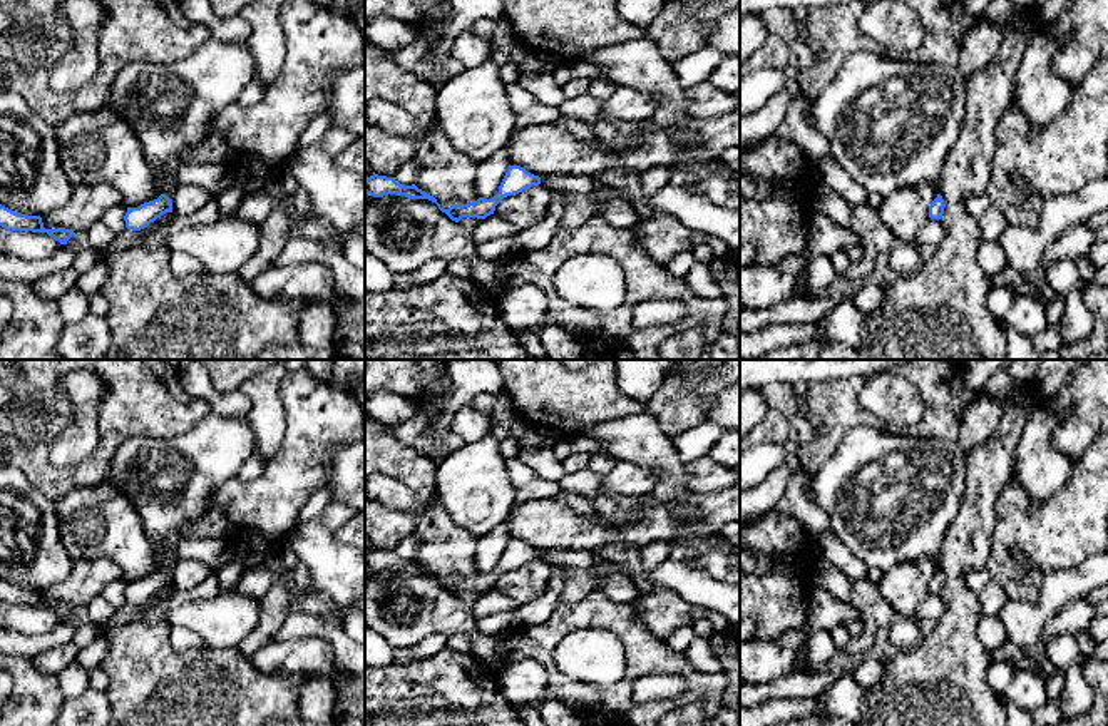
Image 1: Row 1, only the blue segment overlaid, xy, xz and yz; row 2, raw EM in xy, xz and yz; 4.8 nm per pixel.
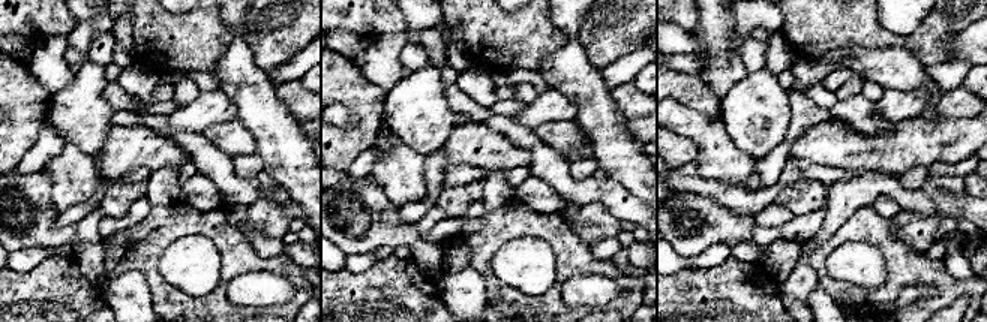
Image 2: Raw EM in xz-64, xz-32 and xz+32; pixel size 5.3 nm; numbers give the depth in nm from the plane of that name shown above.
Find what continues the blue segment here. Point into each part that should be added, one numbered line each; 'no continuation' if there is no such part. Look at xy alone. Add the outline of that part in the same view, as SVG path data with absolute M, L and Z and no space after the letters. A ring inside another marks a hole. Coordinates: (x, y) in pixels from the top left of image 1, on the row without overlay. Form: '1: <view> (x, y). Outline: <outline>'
1: xy (168, 482). Outline: M209 413L179 437L126 440L112 453L104 482L114 483L131 500L146 535L162 550L162 567L172 574L179 562L182 527L206 514L209 497L219 485L236 478L253 453L254 435L246 417L223 418Z

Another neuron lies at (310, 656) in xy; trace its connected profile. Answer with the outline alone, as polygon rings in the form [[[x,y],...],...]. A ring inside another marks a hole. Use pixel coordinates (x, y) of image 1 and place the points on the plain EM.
[[[320,637],[273,641],[251,656],[263,672],[330,676],[335,667],[331,644]]]

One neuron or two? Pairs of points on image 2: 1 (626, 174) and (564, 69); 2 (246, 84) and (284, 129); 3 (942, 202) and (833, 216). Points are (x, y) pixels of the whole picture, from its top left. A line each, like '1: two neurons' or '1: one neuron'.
1: one neuron
2: one neuron
3: two neurons

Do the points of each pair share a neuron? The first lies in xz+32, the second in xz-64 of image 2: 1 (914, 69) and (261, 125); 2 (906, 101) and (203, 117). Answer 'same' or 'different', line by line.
1: same
2: same

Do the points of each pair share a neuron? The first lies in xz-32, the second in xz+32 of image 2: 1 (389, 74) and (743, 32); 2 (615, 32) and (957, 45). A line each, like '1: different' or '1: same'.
1: same
2: different

